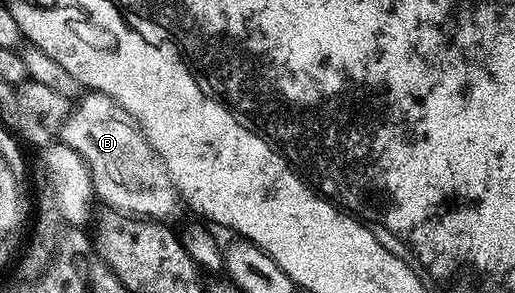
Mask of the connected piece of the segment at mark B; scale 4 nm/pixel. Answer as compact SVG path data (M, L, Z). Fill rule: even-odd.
M85 92L80 95L80 102L81 106L74 105L65 117L59 138L67 148L79 152L89 165L96 197L125 216L168 219L168 214L179 206L179 195L163 160L157 150L151 148L136 122L127 117L109 94Z

